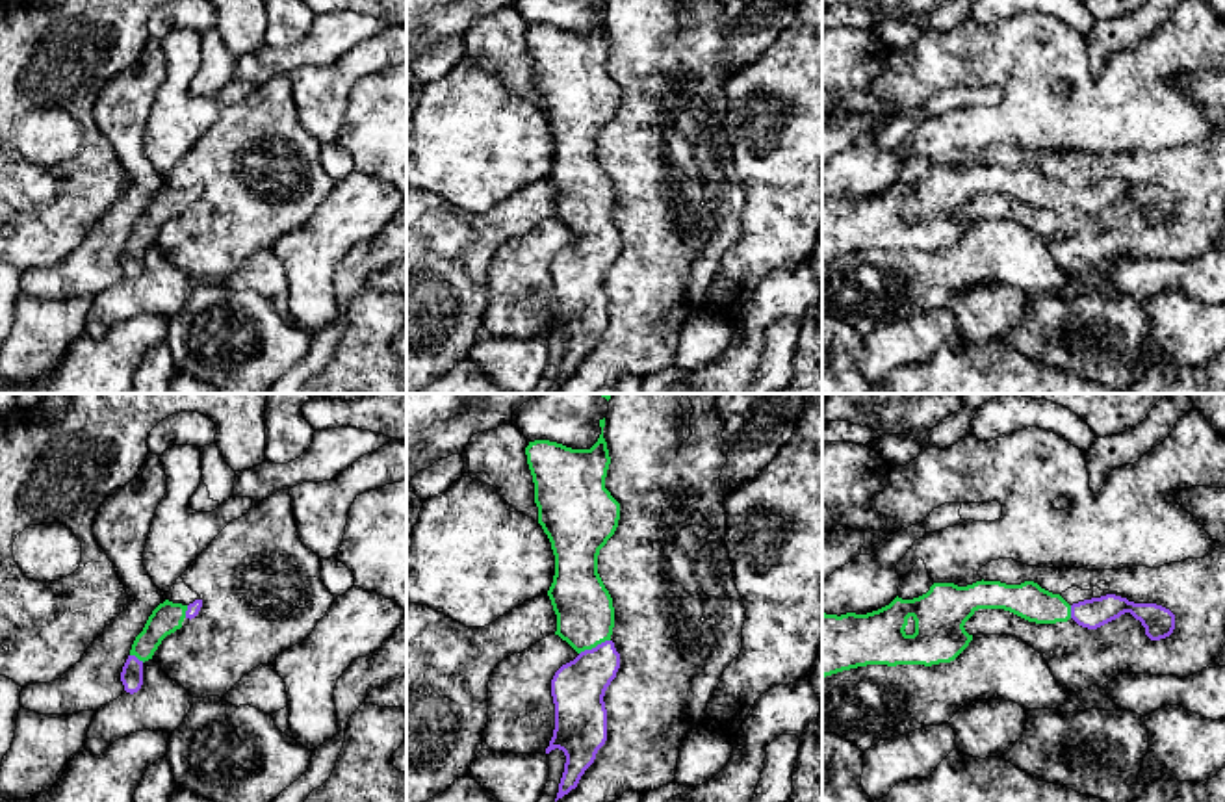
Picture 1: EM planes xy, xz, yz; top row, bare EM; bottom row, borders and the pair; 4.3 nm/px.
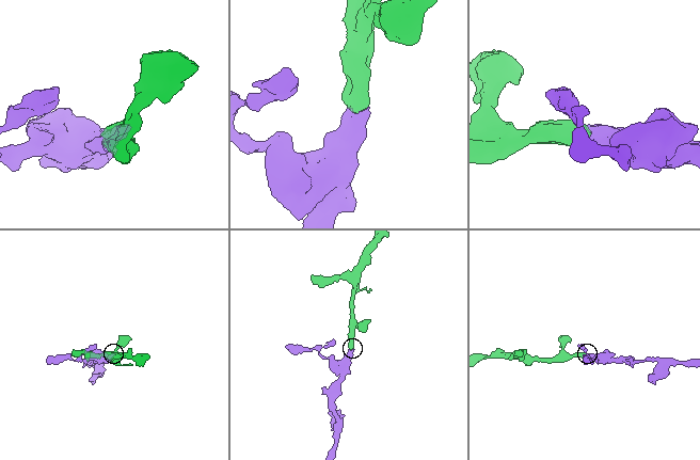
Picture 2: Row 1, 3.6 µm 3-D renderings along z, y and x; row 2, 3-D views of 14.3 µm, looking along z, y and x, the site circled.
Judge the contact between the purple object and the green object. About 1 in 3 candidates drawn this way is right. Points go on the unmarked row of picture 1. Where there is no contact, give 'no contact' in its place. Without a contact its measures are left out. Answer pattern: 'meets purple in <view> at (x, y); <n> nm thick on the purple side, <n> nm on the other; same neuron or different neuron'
meets purple in xz at (596, 231); 240 nm thick on the purple side, 260 nm on the other; same neuron

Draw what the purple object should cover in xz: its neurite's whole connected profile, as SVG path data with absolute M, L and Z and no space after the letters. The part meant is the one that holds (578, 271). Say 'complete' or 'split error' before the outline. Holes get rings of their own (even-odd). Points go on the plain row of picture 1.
split error; M605 2L600 4L600 11L601 19L590 33L572 33L549 24L535 24L525 32L535 67L538 108L548 119L555 139L555 160L548 175L557 199L555 219L579 238L574 245L562 249L551 264L555 314L546 338L559 332L566 340L555 386L577 371L607 325L603 280L620 252L620 238L611 225L614 212L612 182L598 158L600 134L614 119L620 104L620 87L605 72L611 48L603 22Z

